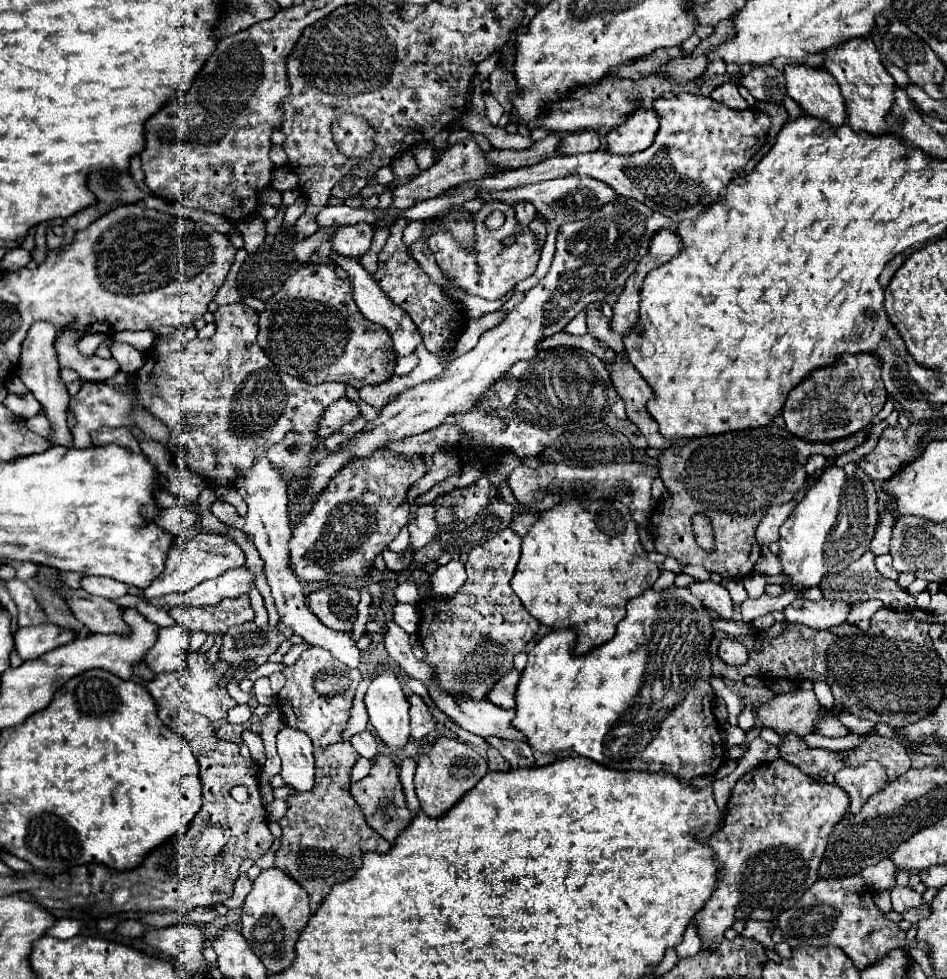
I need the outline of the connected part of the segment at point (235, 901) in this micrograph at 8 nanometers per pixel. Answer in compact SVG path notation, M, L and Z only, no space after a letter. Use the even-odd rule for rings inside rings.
M240 874L240 876L238 876L238 880L234 882L234 894L232 894L232 898L226 902L226 906L228 906L230 910L240 908L240 906L242 906L242 902L244 902L244 898L246 898L246 894L250 892L250 888L252 888L250 878L248 878L246 874Z

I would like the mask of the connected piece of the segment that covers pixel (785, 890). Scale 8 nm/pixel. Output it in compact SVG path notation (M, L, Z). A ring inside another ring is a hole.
M782 758L746 772L730 794L724 826L708 840L718 864L718 884L702 910L694 916L698 934L702 936L702 946L718 946L724 938L724 930L740 916L756 914L758 920L772 920L794 906L794 902L798 902L798 898L818 880L818 866L828 846L828 838L834 826L844 818L848 802L850 798L842 788L814 780Z

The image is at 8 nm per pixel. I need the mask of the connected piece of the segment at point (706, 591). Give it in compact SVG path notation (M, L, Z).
M710 580L708 582L696 582L696 584L690 584L690 592L694 596L698 596L698 600L702 600L708 608L718 612L720 618L724 618L724 620L732 618L734 604L732 604L728 590L722 584L716 584Z

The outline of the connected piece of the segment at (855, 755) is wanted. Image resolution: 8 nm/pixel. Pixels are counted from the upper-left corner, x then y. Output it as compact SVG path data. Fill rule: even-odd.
M876 732L864 734L864 744L852 750L842 750L838 754L846 760L846 766L854 766L854 768L868 758L878 760L886 768L890 780L898 778L898 774L904 774L906 770L912 768L906 746L902 746L898 738L884 738Z

